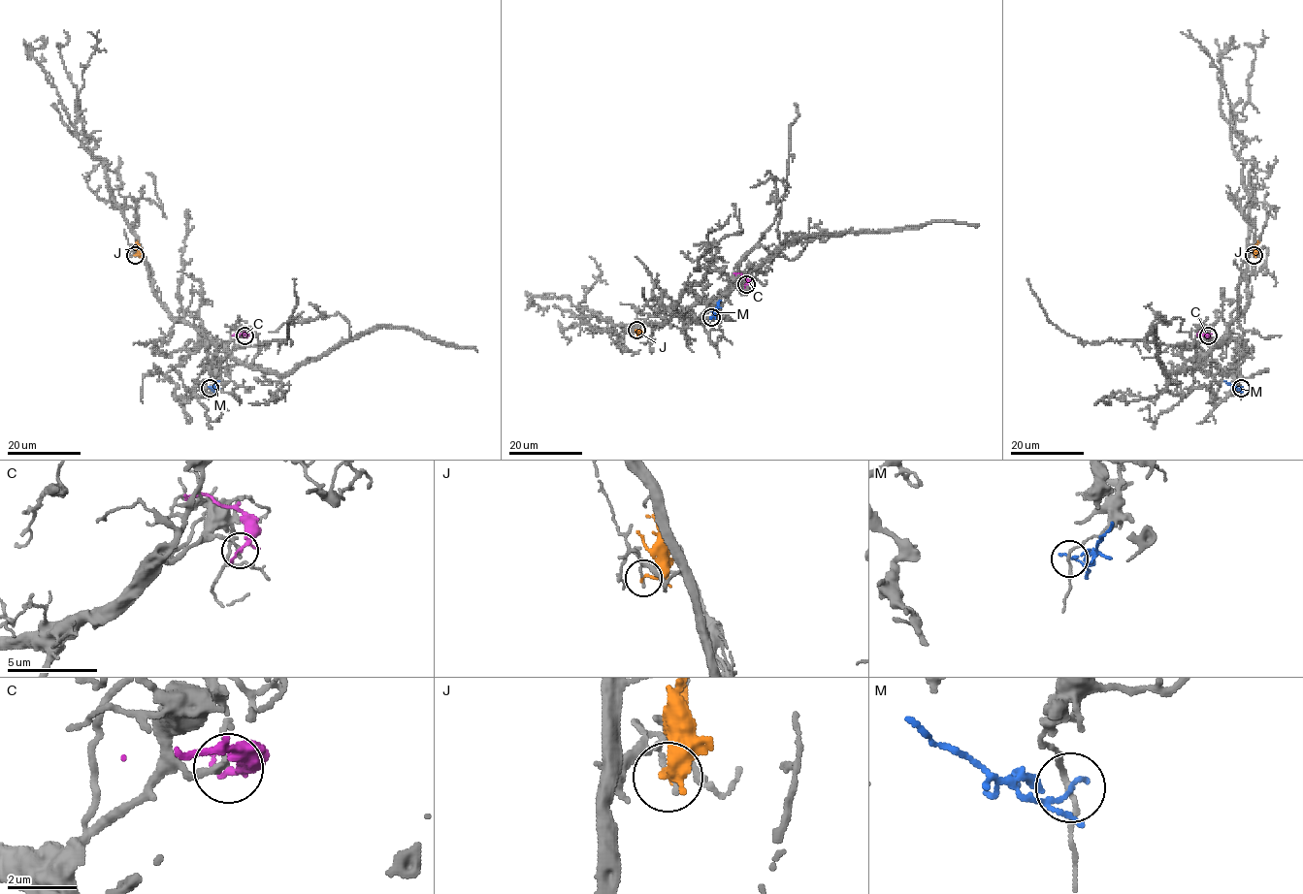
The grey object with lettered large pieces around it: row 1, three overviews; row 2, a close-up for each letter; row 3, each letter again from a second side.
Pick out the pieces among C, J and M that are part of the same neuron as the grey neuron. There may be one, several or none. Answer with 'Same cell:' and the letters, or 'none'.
Same cell: none

